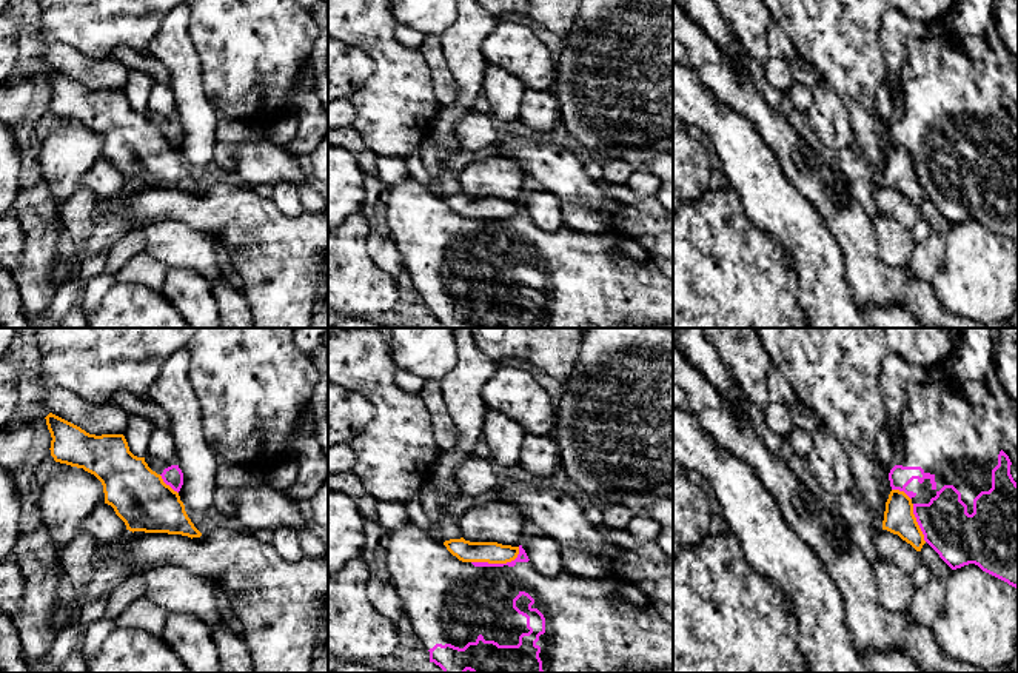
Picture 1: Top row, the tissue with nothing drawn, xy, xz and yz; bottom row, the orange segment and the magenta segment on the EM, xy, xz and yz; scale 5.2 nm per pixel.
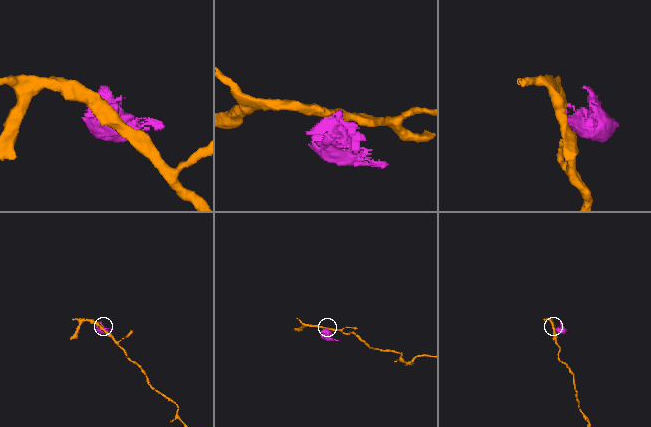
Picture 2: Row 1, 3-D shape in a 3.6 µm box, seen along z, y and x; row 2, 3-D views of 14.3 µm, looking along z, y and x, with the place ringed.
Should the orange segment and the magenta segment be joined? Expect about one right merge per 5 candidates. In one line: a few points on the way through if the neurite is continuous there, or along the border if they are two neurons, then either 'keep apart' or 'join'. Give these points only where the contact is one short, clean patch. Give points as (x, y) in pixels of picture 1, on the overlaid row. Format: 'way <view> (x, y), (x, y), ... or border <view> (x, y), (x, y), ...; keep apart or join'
keep apart

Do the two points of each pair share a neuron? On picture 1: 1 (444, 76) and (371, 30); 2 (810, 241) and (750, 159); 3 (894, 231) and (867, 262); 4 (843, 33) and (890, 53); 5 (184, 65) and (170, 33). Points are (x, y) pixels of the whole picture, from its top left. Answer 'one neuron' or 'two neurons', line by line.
1: two neurons
2: one neuron
3: two neurons
4: two neurons
5: one neuron

